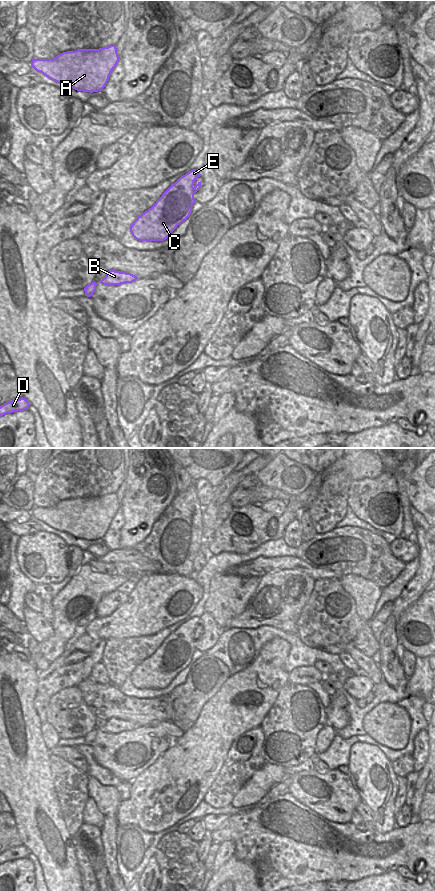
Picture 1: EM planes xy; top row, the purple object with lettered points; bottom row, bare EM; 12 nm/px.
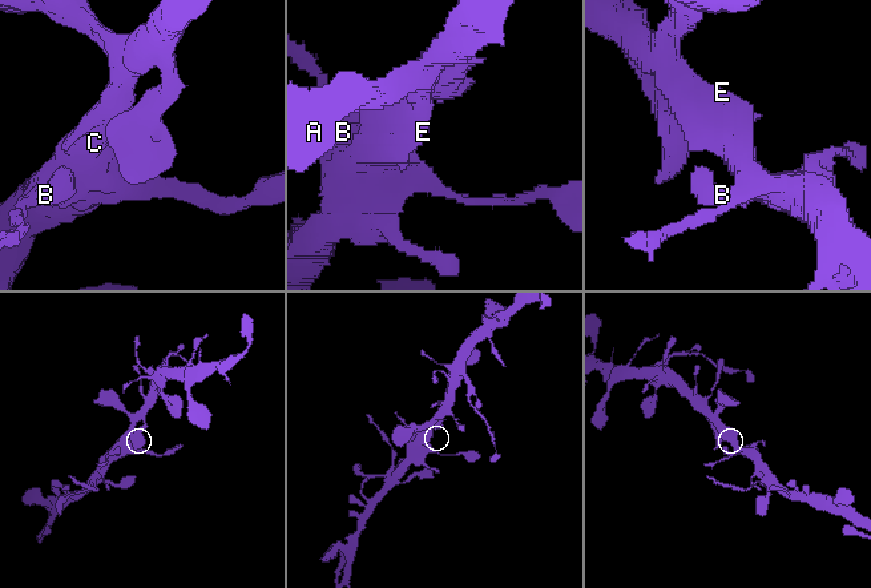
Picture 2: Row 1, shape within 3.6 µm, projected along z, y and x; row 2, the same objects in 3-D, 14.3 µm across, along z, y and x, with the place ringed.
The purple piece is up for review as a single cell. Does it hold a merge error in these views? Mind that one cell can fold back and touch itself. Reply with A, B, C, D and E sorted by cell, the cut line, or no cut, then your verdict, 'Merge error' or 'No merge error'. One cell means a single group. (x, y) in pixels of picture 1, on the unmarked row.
Groups: A B C D E. No split. No merge error.

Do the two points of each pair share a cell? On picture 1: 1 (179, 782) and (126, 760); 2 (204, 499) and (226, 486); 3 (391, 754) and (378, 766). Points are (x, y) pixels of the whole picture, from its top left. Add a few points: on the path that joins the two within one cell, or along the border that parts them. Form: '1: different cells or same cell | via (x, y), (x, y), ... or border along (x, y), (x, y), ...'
1: different cells | border along (163, 753), (133, 779), (125, 781)
2: different cells | border along (214, 488), (211, 500), (203, 507)
3: different cells | border along (368, 743), (374, 744), (390, 761)

